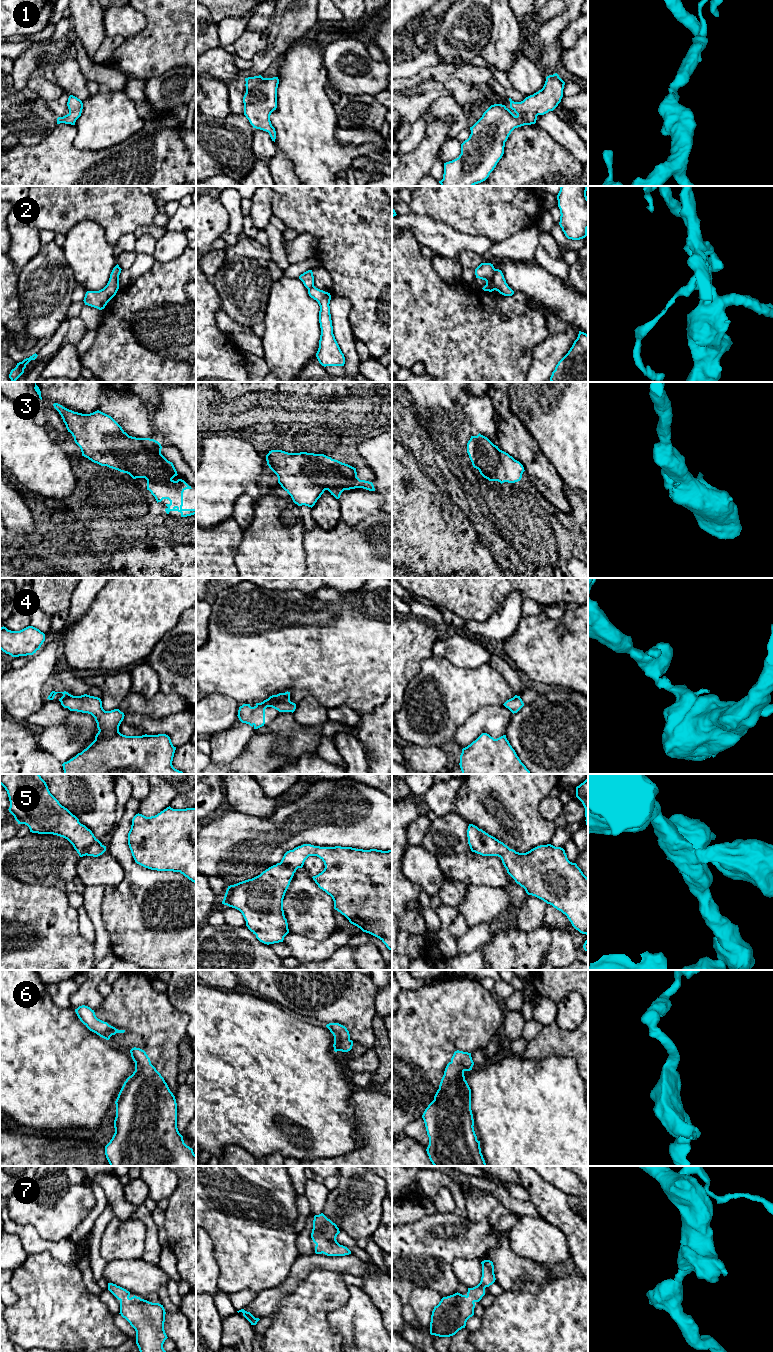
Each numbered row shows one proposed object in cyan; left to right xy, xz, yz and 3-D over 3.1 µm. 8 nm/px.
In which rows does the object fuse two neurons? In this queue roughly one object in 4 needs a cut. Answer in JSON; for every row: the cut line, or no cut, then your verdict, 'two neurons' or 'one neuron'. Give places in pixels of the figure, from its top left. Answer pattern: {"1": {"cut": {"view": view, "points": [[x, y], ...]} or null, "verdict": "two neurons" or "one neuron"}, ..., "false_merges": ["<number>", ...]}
{"1": {"cut": null, "verdict": "one neuron"}, "2": {"cut": {"view": "yz", "points": [[495, 269], [493, 276], [494, 289]]}, "verdict": "two neurons"}, "3": {"cut": null, "verdict": "one neuron"}, "4": {"cut": null, "verdict": "one neuron"}, "5": {"cut": null, "verdict": "one neuron"}, "6": {"cut": null, "verdict": "one neuron"}, "7": {"cut": null, "verdict": "one neuron"}, "false_merges": ["2"]}

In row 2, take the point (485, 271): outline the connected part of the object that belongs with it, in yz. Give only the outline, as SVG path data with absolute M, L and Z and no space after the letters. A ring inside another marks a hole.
M481 263L475 269L476 278L486 281L486 285L482 288L484 291L492 292L495 290L493 285L494 266L491 263Z

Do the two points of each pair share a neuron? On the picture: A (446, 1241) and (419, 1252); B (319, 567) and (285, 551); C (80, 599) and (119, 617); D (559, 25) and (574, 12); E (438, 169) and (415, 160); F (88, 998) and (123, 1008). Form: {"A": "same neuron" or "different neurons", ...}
{"A": "same neuron", "B": "different neurons", "C": "different neurons", "D": "same neuron", "E": "different neurons", "F": "different neurons"}

